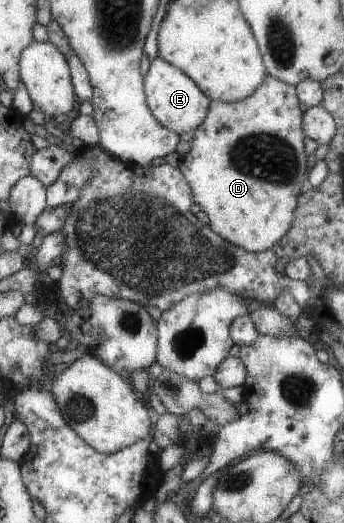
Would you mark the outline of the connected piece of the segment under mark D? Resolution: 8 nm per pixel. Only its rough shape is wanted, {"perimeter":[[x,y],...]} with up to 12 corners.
{"perimeter":[[294,86],[210,100],[177,168],[224,240],[287,233],[308,176]]}

